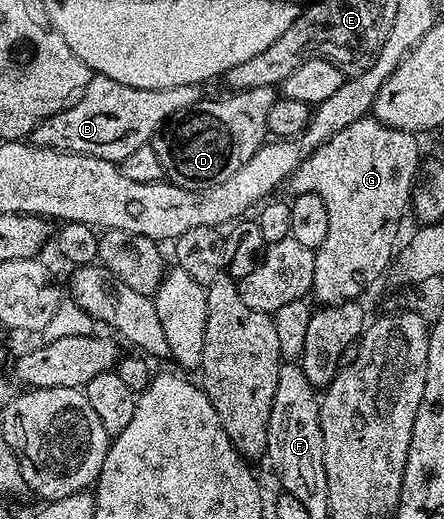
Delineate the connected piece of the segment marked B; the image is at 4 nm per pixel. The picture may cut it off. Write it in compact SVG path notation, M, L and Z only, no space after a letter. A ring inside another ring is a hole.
M93 75L92 81L68 107L47 116L36 125L30 140L38 148L52 148L55 152L73 152L119 162L138 150L138 146L149 143L173 116L200 103L200 91L202 88L198 84L135 88L114 82L114 78Z

